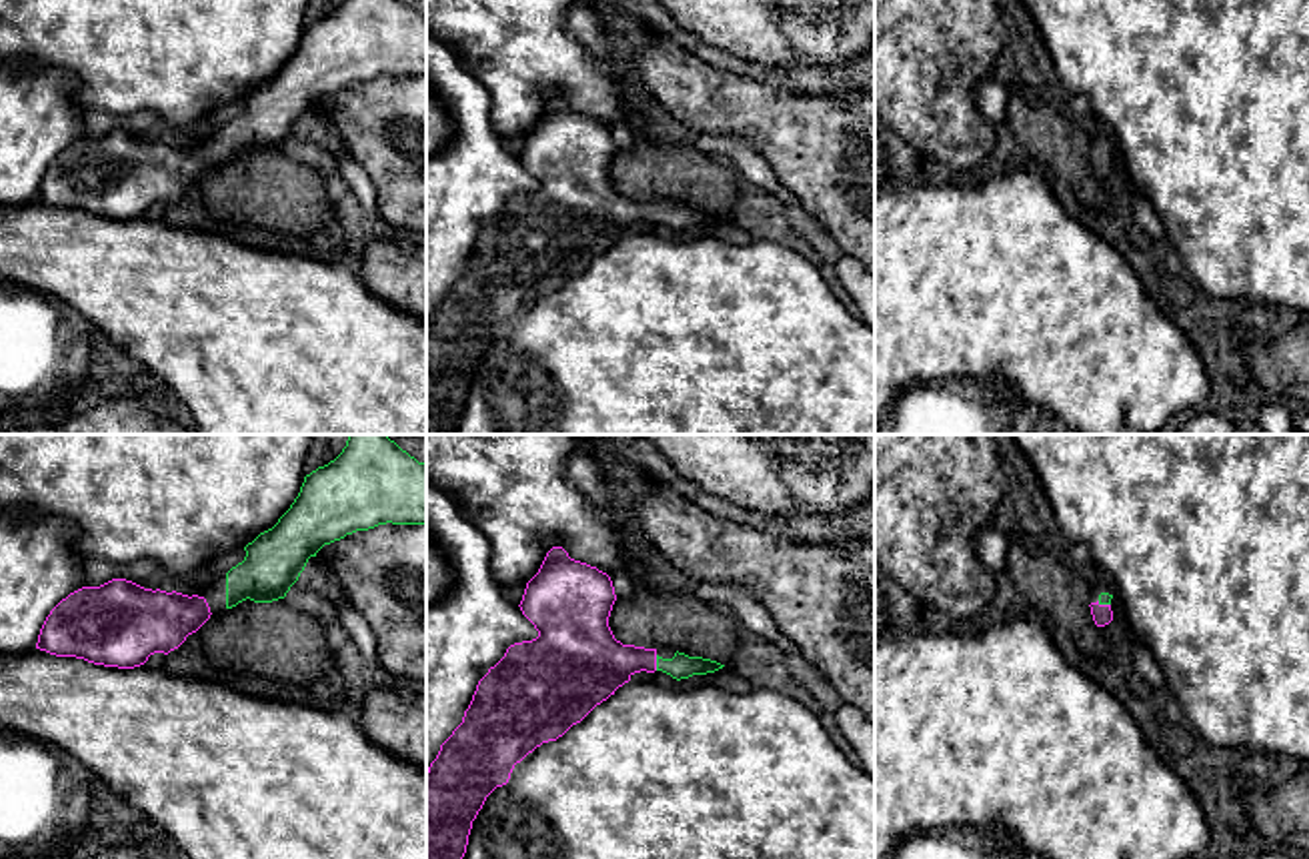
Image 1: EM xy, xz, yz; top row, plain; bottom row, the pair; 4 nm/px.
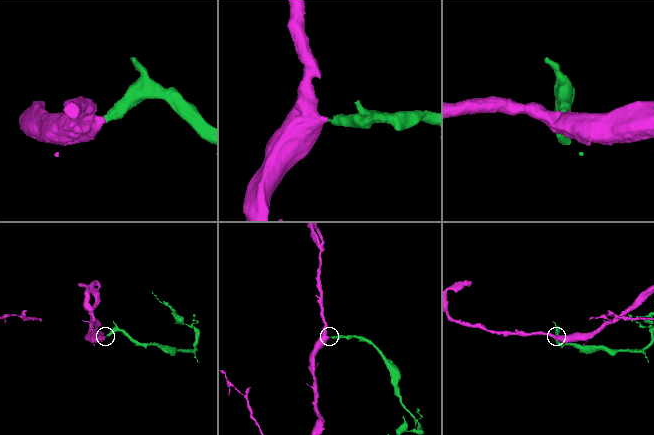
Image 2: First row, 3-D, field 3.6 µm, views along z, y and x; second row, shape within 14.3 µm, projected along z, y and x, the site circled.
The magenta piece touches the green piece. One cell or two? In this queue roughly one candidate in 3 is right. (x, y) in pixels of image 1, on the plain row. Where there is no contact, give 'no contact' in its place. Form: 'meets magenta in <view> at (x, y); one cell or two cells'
meets magenta in xz at (655, 215); one cell

